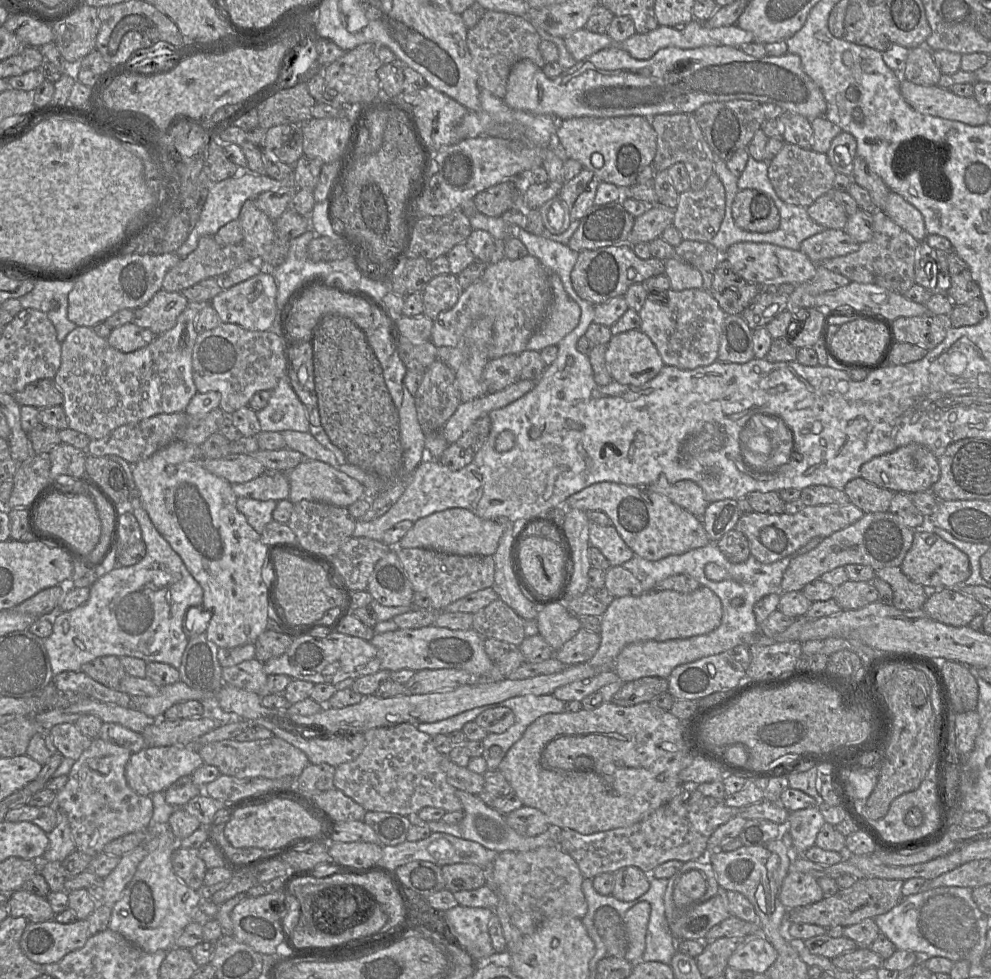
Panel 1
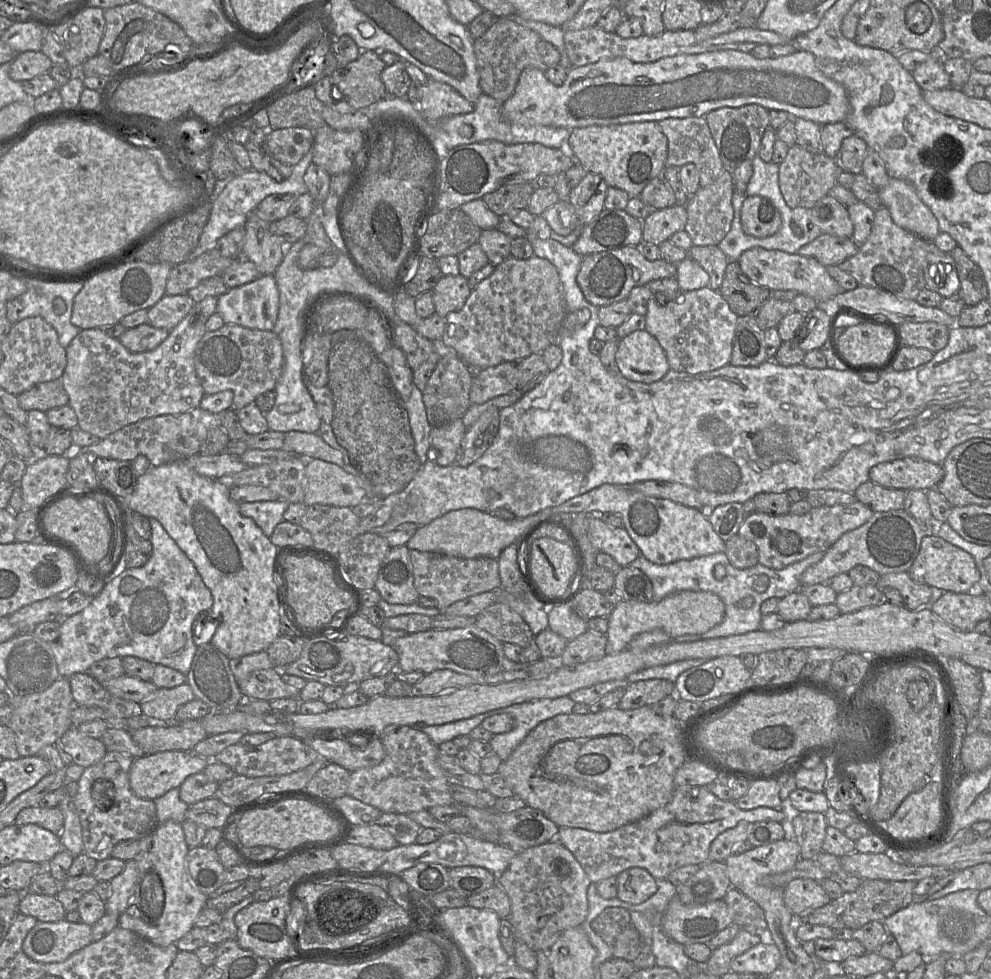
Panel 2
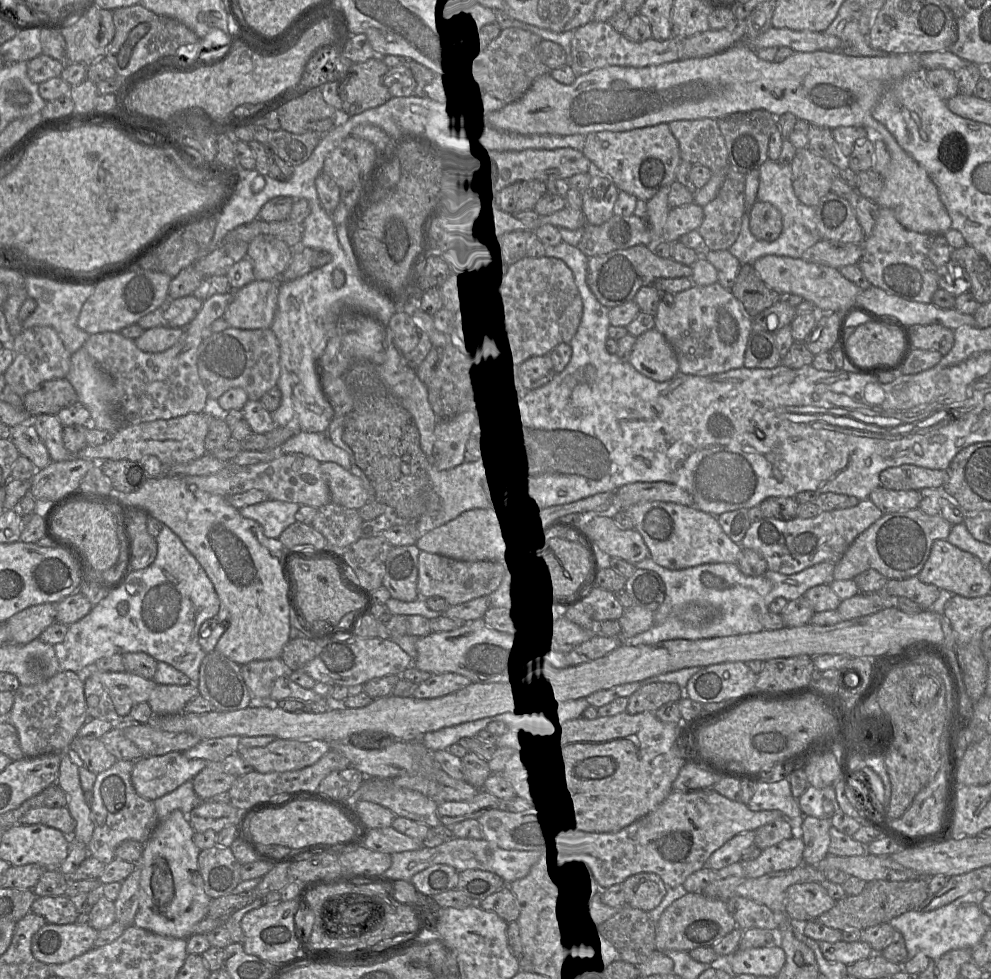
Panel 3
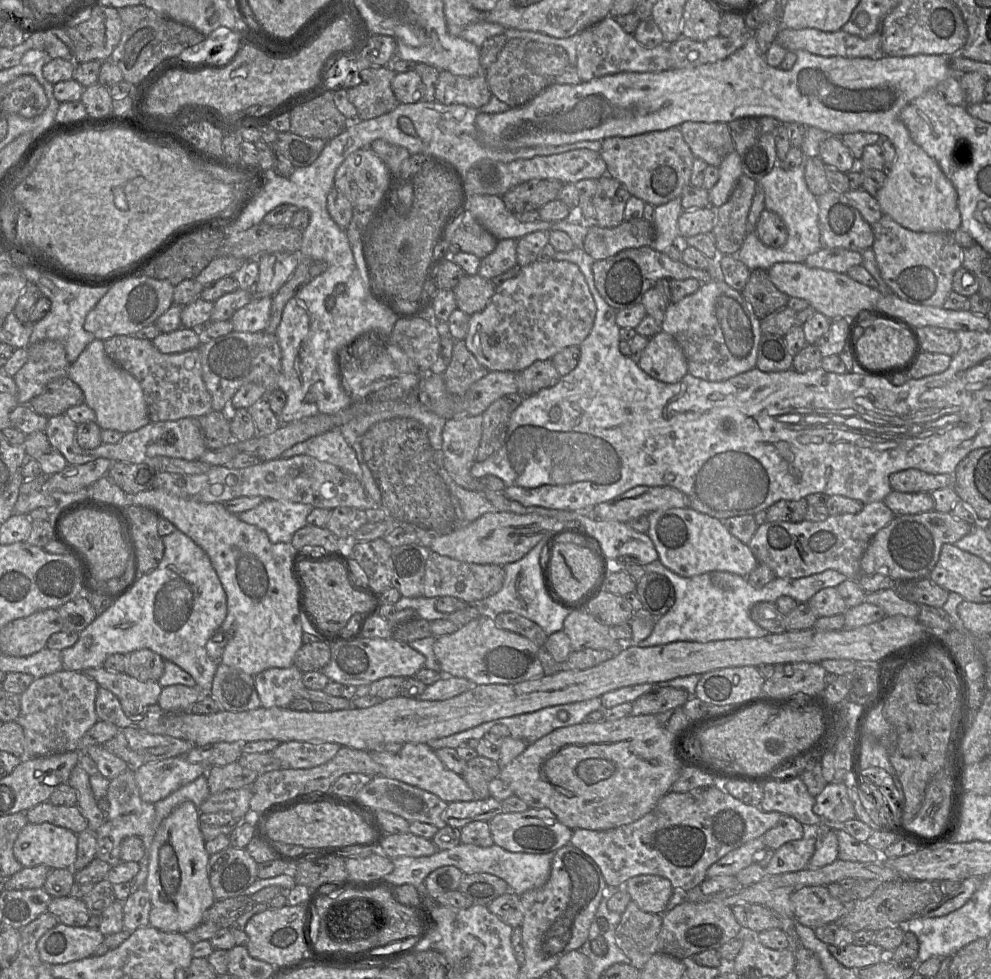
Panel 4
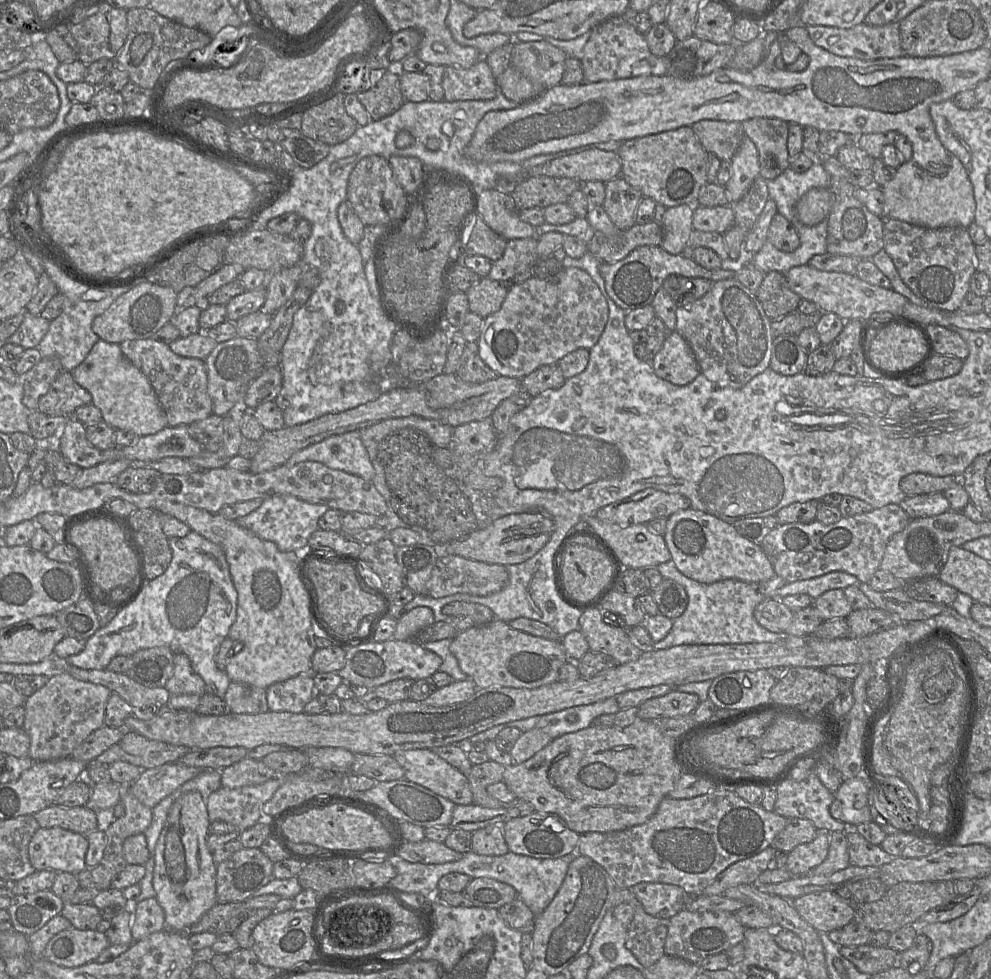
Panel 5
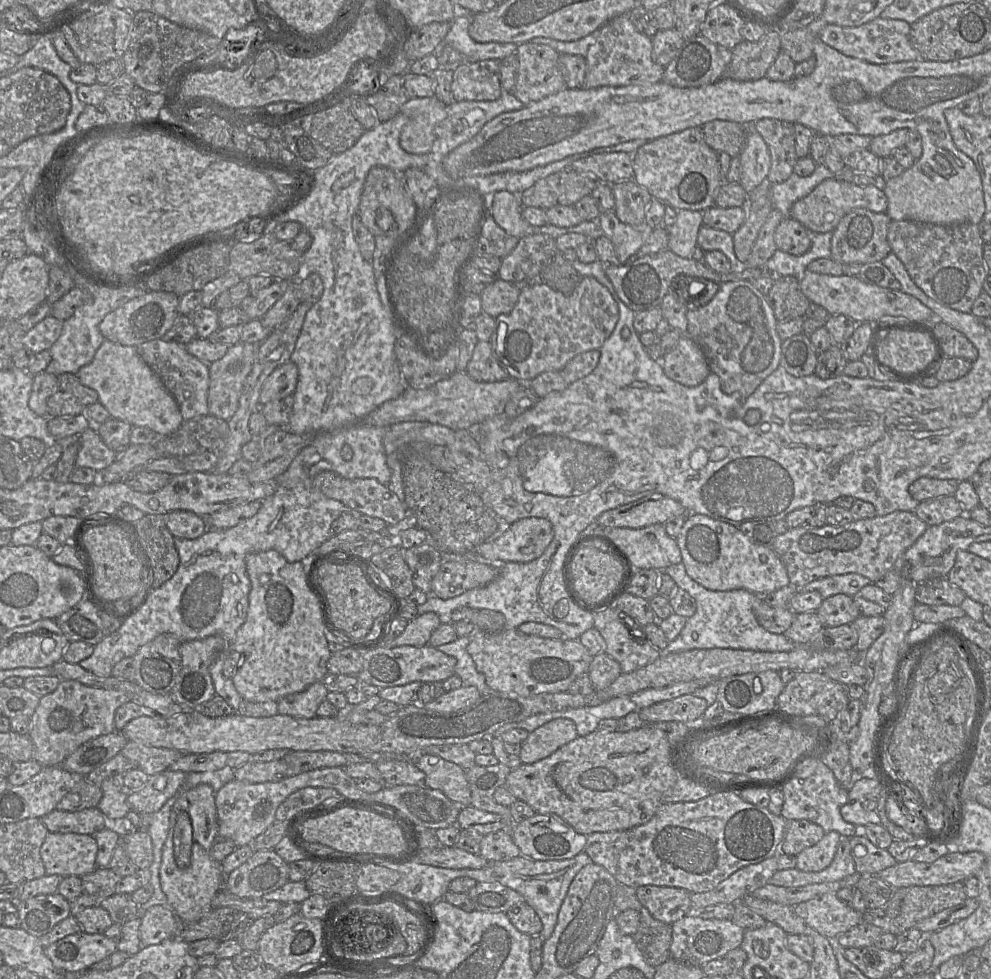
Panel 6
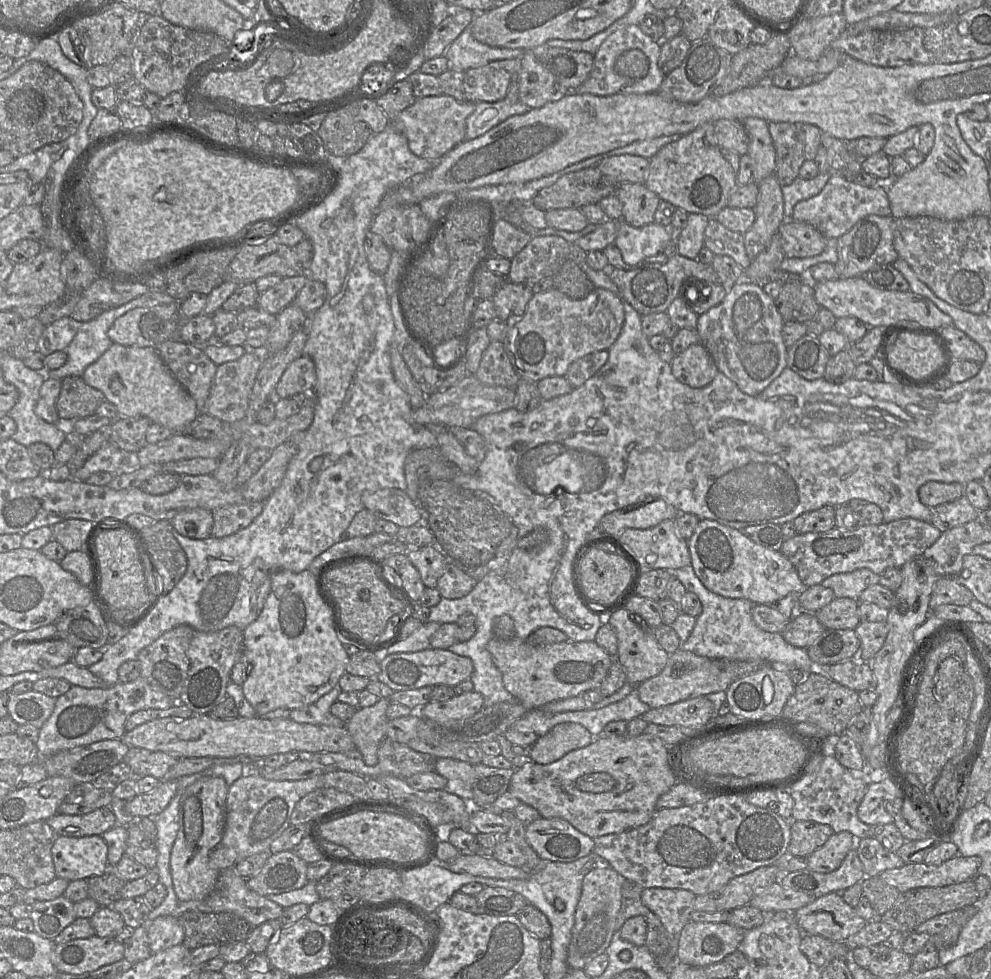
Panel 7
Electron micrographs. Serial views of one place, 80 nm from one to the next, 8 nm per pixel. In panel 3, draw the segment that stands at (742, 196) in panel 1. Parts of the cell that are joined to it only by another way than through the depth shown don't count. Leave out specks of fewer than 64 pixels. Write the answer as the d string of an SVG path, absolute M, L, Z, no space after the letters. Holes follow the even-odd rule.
M757 200L749 211L749 229L756 239L775 241L782 232L782 217L778 209L769 202Z

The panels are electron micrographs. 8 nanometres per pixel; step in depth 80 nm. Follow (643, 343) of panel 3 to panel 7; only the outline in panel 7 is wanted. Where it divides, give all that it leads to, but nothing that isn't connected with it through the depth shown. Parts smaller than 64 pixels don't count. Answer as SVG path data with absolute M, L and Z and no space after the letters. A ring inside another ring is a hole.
M701 343L676 354L670 365L674 377L692 388L708 385L718 373L715 362Z

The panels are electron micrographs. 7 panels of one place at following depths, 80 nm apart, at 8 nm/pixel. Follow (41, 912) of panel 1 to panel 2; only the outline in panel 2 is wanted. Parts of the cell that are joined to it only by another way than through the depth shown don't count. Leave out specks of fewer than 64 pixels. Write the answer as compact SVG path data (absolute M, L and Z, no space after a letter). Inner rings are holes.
M24 892L18 913L32 916L38 922L57 922L65 919L67 911L55 896Z

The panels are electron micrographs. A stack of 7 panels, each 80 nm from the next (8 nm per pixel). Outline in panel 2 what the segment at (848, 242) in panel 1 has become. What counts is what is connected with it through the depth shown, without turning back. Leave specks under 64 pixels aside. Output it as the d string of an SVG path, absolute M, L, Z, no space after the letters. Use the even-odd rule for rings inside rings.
M821 234L798 250L798 254L816 259L827 266L837 266L858 253L858 246L851 238Z

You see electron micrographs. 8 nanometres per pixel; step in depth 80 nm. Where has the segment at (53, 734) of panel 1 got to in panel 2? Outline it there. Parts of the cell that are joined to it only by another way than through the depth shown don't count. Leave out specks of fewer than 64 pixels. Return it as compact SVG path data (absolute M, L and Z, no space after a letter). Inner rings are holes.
M75 726L62 735L59 744L74 763L84 768L98 763L108 751L101 738L89 737Z

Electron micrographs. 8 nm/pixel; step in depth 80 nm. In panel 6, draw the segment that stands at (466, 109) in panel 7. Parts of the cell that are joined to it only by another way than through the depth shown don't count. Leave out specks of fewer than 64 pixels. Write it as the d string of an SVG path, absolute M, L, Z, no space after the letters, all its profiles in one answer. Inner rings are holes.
M435 96L410 98L400 109L408 117L399 144L411 154L428 154L435 141L435 127L446 118L446 105Z

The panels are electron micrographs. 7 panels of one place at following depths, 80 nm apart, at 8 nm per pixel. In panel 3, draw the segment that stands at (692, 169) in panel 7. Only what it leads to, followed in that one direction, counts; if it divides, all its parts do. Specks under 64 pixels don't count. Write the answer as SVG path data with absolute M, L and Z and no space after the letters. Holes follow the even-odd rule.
M665 123L623 132L589 133L585 135L582 153L591 162L594 172L611 179L619 191L624 191L645 202L662 188L668 188L676 181L676 171L682 162L678 142L670 131L668 124Z

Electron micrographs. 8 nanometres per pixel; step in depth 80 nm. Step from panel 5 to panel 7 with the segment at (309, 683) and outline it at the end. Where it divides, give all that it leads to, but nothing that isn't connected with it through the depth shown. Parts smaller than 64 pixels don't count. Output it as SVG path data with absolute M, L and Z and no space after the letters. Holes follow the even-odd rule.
M337 686L315 703L303 708L289 710L288 718L297 723L346 728L346 723L333 716L330 712L331 705L337 701L337 697L341 692Z

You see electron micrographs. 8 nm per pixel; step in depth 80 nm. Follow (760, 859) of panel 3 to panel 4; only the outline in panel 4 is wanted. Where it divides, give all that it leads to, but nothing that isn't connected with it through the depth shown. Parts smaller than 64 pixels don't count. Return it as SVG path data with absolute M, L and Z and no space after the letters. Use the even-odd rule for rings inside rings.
M805 827L804 837L789 841L776 849L764 869L769 875L800 871L808 866L814 850L813 831Z

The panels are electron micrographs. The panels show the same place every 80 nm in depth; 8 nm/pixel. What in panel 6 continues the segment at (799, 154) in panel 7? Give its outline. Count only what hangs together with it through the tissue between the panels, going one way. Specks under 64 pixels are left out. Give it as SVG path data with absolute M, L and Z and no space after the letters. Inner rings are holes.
M760 119L752 126L762 136L770 154L770 169L766 180L781 183L793 173L798 160L795 151L794 124L777 119Z

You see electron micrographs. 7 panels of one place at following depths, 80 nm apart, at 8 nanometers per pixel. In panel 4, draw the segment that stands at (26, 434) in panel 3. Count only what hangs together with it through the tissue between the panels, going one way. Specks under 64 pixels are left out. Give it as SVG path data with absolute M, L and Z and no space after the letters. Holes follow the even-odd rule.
M36 431L26 435L22 447L28 458L39 462L46 476L58 473L68 465L63 455L48 442L44 432Z

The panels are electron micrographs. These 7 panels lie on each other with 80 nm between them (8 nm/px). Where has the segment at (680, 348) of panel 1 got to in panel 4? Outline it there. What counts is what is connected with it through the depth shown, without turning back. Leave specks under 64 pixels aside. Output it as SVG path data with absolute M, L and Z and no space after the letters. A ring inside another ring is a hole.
M724 281L703 283L695 293L670 303L660 330L673 336L682 348L687 359L688 374L707 381L724 381L754 369L763 334L761 319L749 307L741 292Z

